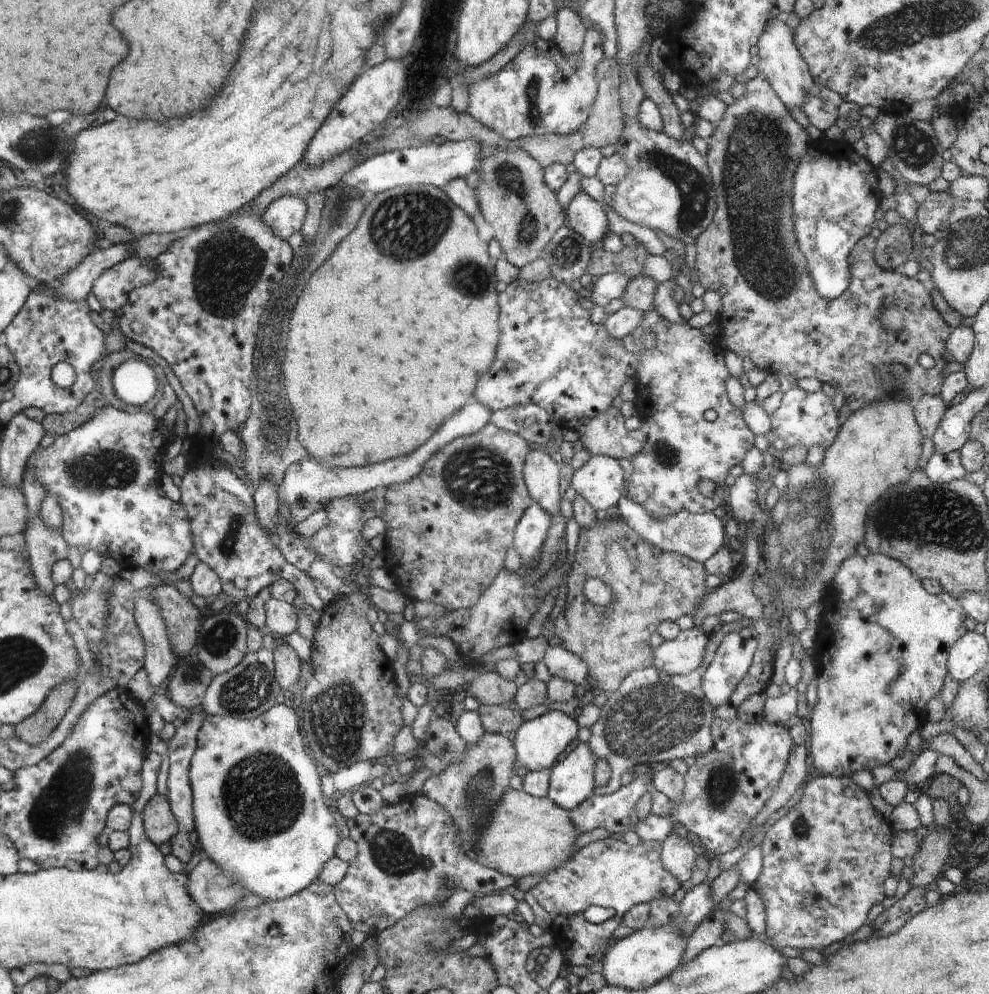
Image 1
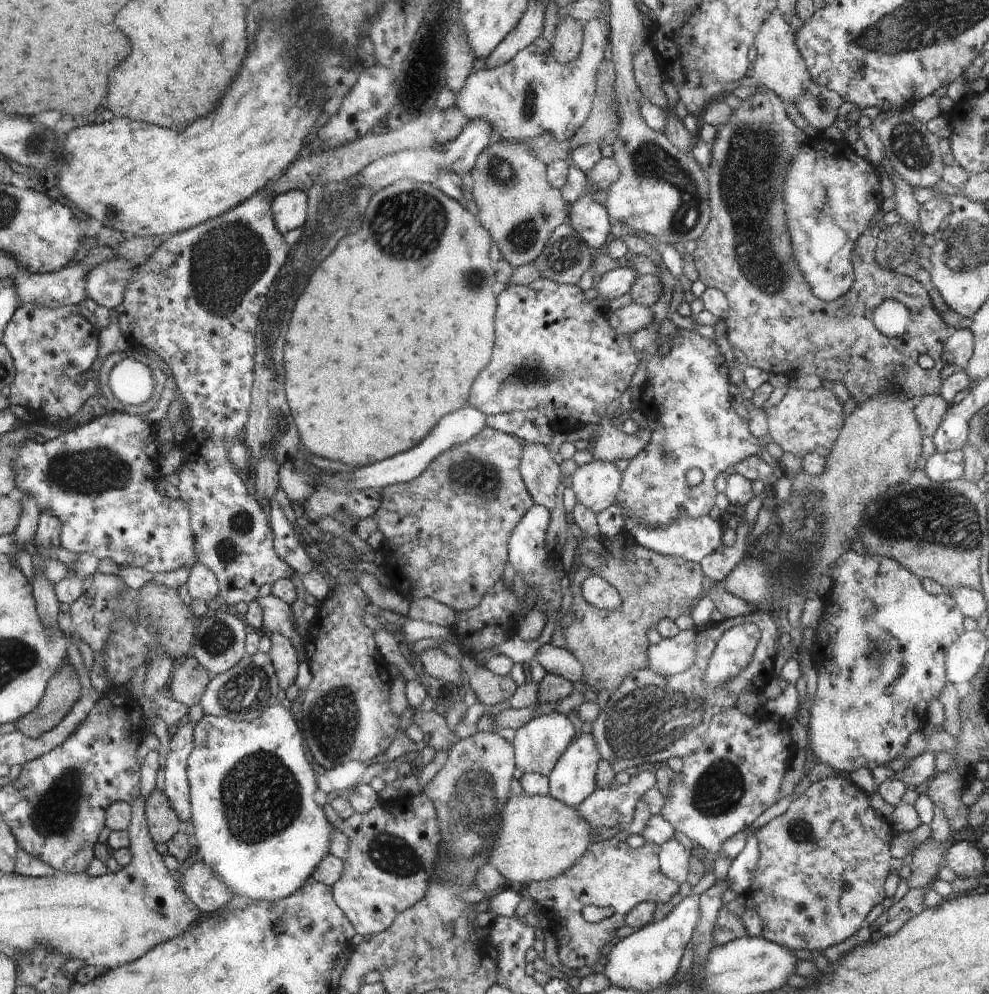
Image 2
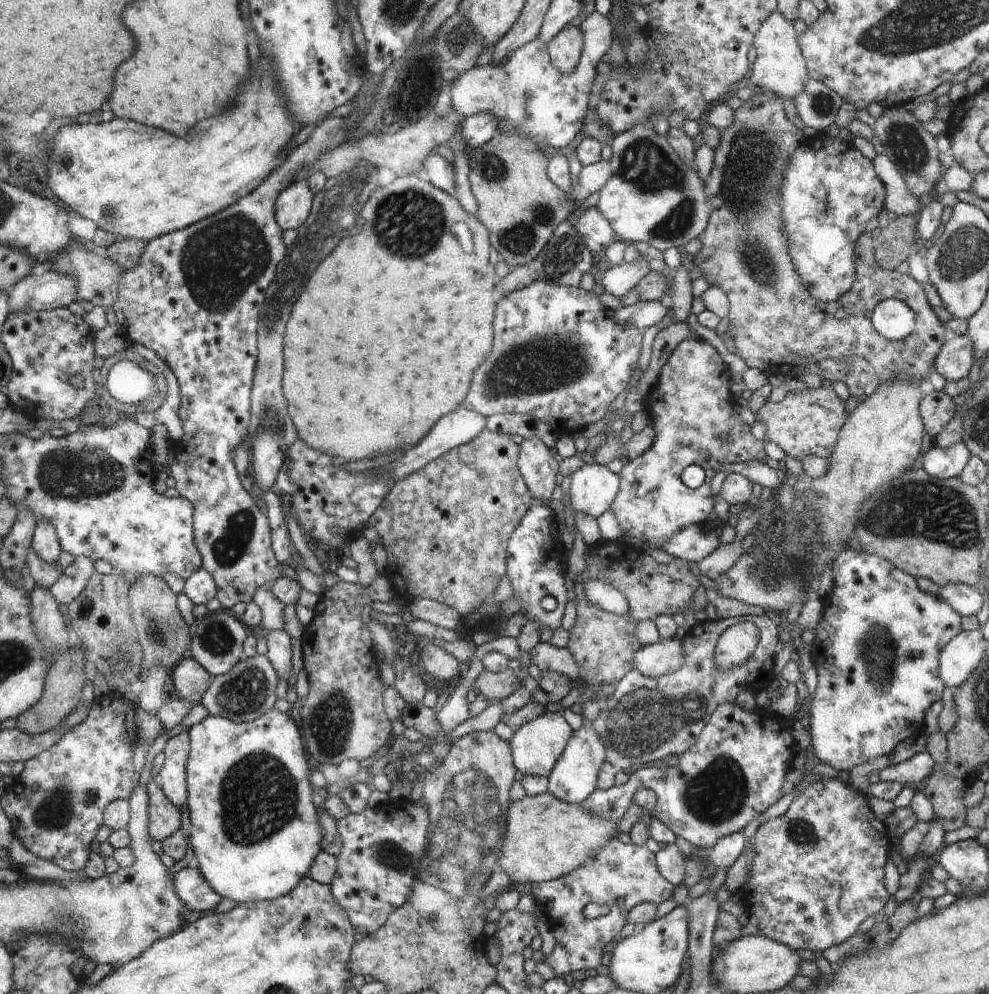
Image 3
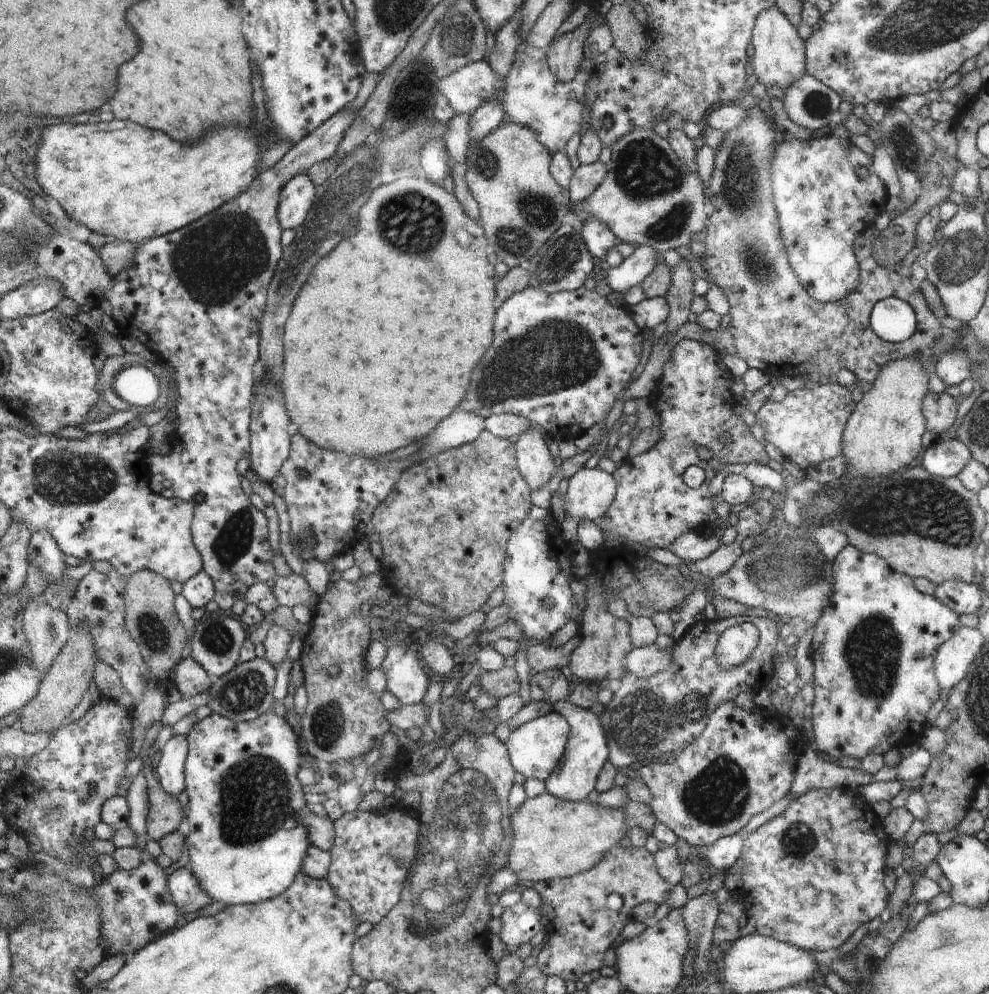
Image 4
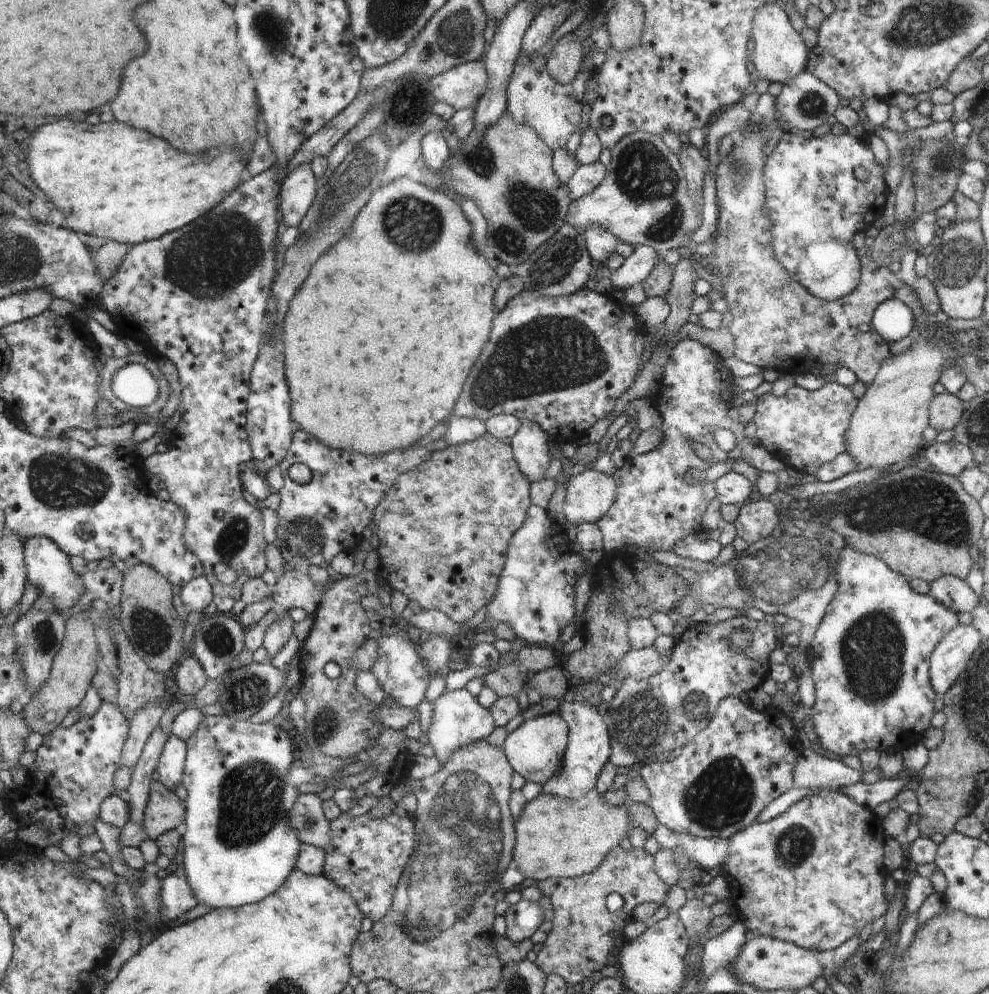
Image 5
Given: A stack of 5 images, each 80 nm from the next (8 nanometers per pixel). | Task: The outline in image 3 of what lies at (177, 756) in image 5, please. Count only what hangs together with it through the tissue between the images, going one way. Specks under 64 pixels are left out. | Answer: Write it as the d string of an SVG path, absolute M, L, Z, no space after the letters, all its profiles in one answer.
M187 731L179 732L169 738L163 752L164 766L156 776L156 784L165 791L165 795L178 807L187 803L187 774L185 764L190 752L190 739Z

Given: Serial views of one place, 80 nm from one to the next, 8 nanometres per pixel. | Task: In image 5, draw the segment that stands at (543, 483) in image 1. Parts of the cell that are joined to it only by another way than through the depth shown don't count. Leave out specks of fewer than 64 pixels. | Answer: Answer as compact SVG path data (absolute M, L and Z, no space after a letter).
M522 417L519 431L512 437L514 456L521 471L531 481L544 478L544 472L550 466L550 450L544 438L543 428L534 421Z

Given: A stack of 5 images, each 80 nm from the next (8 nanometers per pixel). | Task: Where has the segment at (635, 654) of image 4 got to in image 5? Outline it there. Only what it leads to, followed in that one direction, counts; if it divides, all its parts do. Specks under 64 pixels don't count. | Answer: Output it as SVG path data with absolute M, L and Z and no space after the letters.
M655 645L643 649L630 649L623 658L616 676L632 677L635 680L646 680L662 670L670 654L663 656L656 651Z

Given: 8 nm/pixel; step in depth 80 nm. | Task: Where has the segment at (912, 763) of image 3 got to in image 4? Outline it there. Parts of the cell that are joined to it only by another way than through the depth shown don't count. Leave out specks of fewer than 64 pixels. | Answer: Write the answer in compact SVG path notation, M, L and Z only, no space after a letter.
M926 745L920 746L920 748L902 758L895 767L884 764L884 766L876 772L874 778L882 782L904 782L904 780L911 781L916 780L916 778L921 779L927 771L932 757Z

